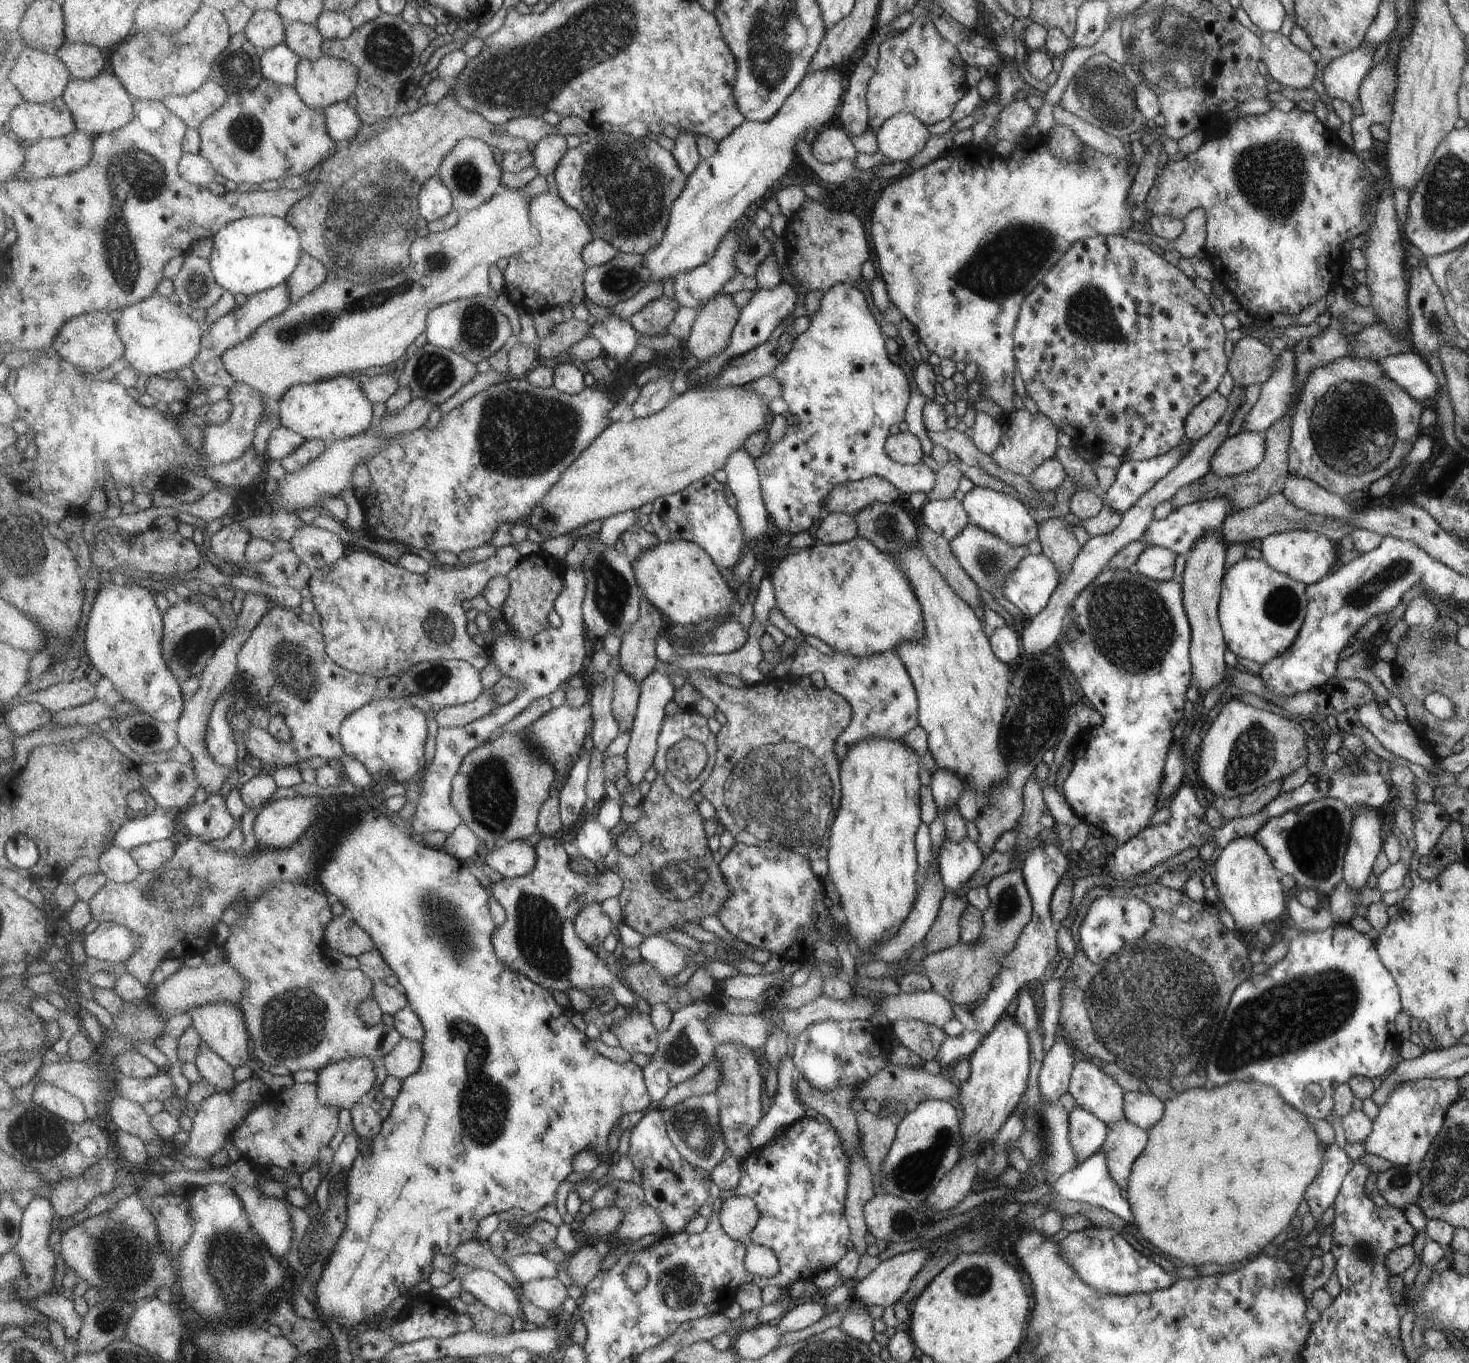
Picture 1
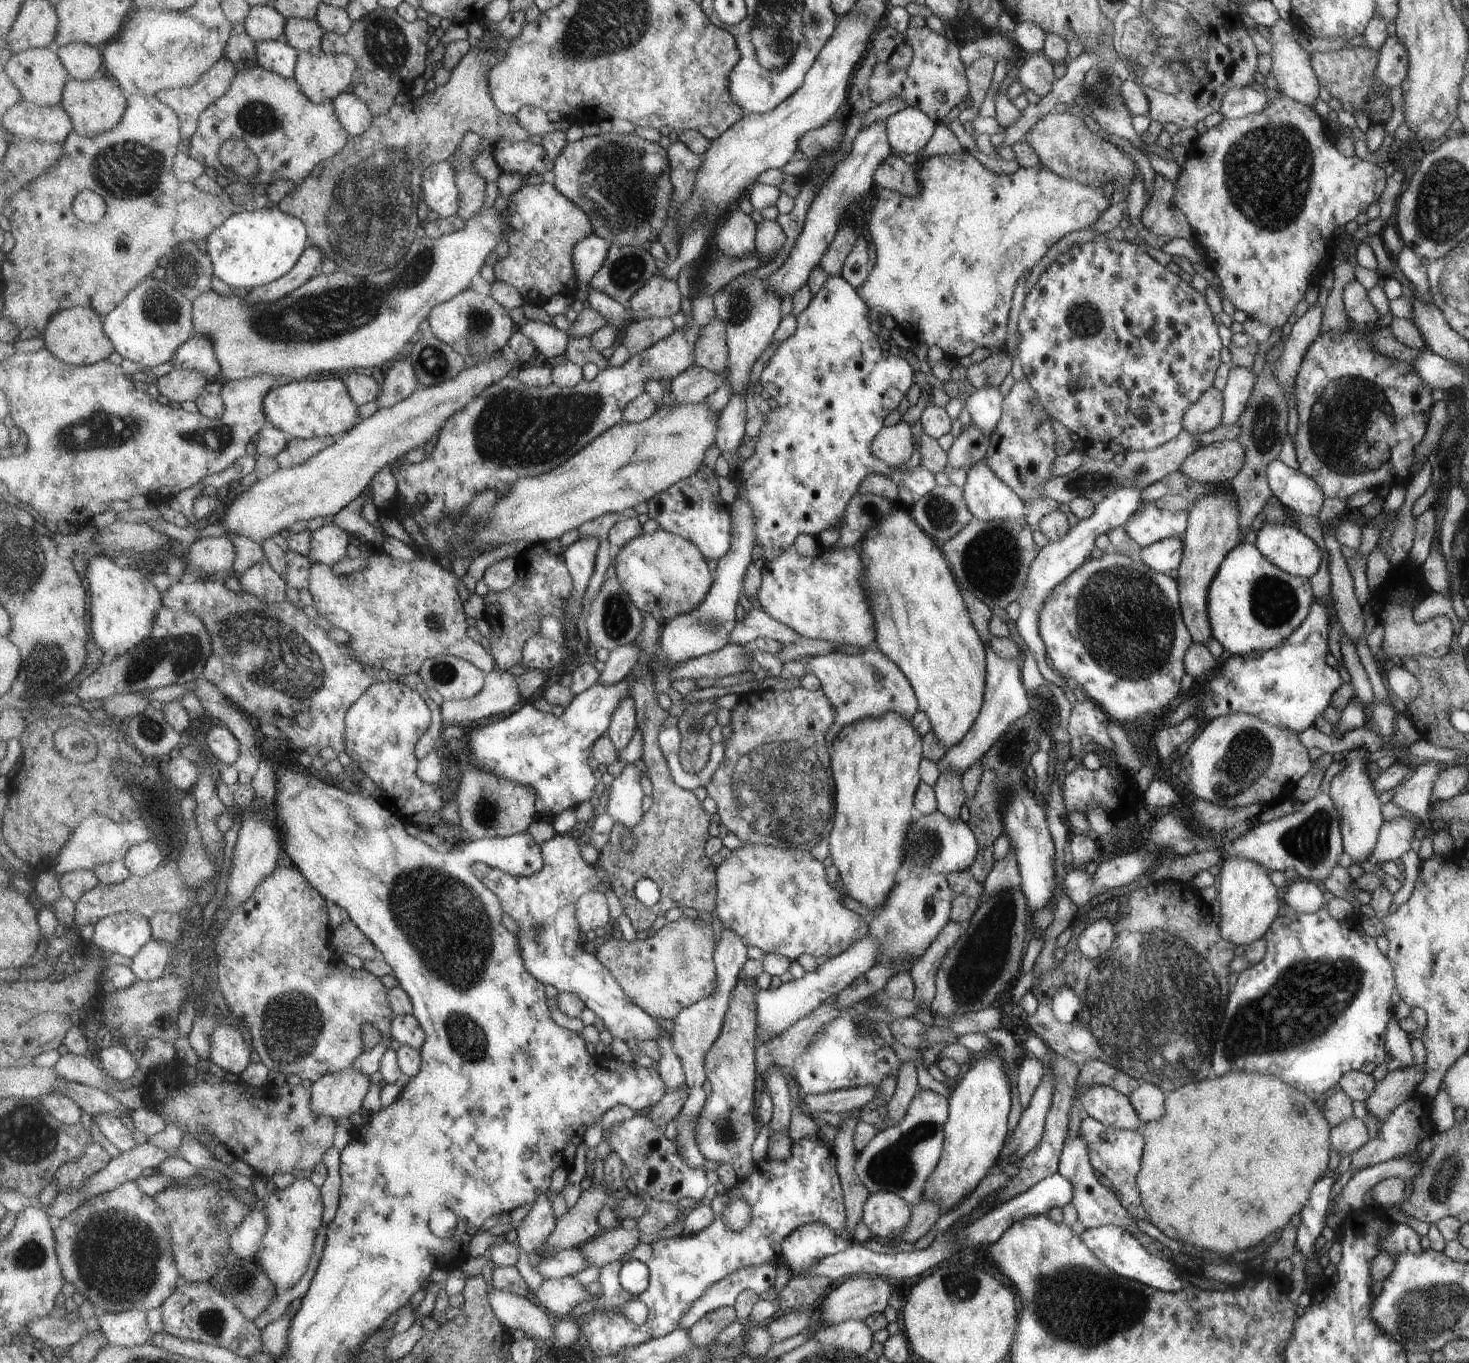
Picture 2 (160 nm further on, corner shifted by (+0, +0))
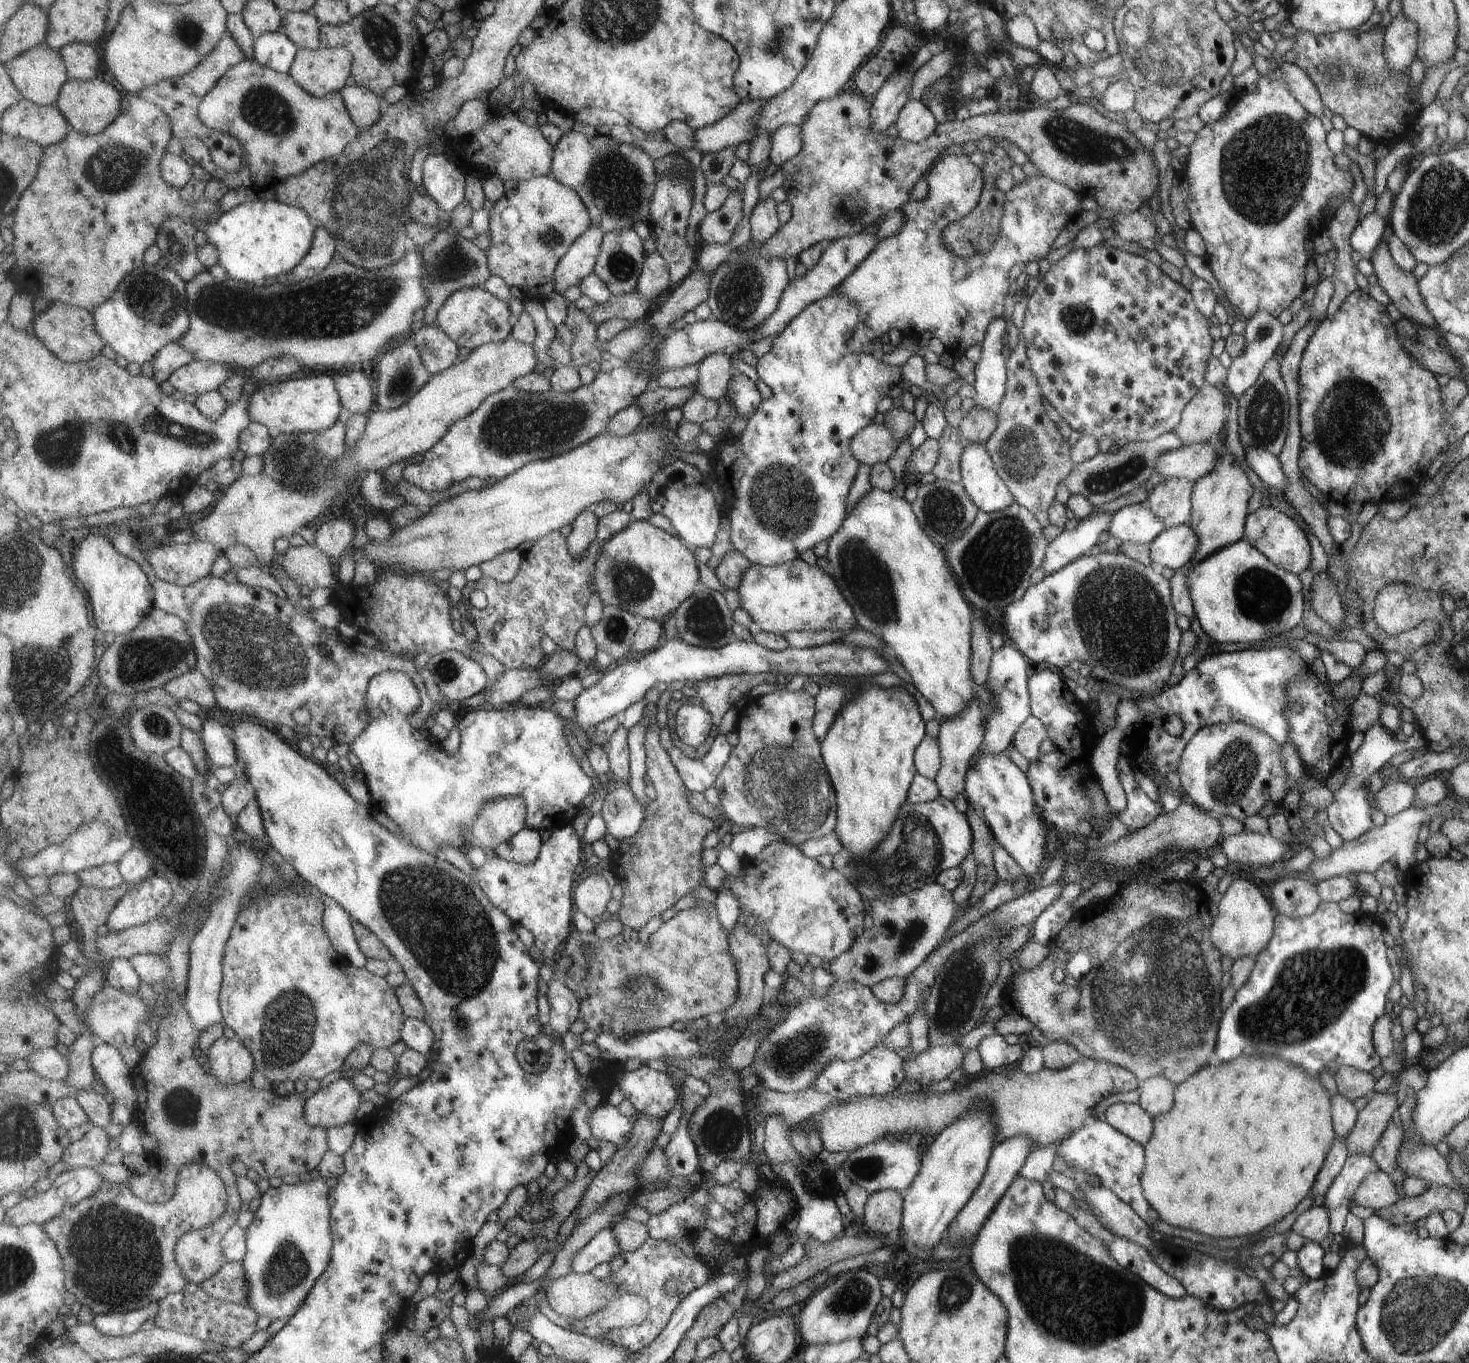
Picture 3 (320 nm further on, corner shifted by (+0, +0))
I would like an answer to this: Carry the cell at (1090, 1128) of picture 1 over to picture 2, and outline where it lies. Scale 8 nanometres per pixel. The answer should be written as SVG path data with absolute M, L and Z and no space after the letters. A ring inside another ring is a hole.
M1079 1134L1077 1138L1066 1138L1064 1140L1056 1172L1072 1188L1070 1202L1077 1213L1077 1224L1083 1224L1085 1229L1103 1225L1115 1225L1128 1231L1138 1230L1134 1218L1126 1211L1126 1207L1122 1205L1115 1192L1107 1187L1107 1183L1100 1182L1093 1175L1093 1170L1089 1165L1089 1158L1087 1157L1087 1150L1085 1150L1085 1141Z

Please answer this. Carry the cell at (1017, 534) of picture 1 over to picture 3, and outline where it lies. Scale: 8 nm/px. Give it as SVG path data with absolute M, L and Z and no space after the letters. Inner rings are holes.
M984 443L963 447L958 463L960 483L978 510L995 512L1014 501Z

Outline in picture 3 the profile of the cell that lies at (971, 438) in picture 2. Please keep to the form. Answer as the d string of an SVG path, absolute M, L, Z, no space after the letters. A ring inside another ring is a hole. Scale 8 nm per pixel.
M973 405L958 423L962 446L971 443L984 443L991 436L997 424L997 414L991 409Z

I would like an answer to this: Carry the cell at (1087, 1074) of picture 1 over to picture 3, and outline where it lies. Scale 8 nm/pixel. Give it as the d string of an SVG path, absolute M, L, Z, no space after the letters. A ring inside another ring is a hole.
M1118 1101L1109 1105L1102 1116L1111 1128L1138 1142L1142 1147L1152 1136L1153 1118L1138 1104Z

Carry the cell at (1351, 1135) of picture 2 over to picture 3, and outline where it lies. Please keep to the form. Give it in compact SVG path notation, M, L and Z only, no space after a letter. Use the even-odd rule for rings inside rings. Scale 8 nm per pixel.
M1334 1137L1333 1142L1330 1144L1330 1149L1327 1151L1325 1160L1315 1175L1315 1180L1309 1189L1308 1196L1313 1199L1315 1196L1324 1195L1333 1182L1335 1175L1341 1170L1346 1154L1346 1144L1344 1138L1340 1139Z

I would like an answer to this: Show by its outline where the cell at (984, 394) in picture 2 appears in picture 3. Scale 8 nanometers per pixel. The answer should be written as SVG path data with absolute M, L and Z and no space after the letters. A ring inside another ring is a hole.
M1003 317L994 318L980 342L982 351L974 364L973 401L984 409L995 411L1001 402L1006 383L1006 360L1001 355L1001 345L1005 337Z

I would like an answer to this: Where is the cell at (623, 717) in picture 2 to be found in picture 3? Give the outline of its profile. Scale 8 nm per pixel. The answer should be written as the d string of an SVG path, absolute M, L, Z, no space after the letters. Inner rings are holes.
M624 724L613 734L608 750L609 771L617 778L619 787L625 787L632 775L632 752L628 741L630 729Z

